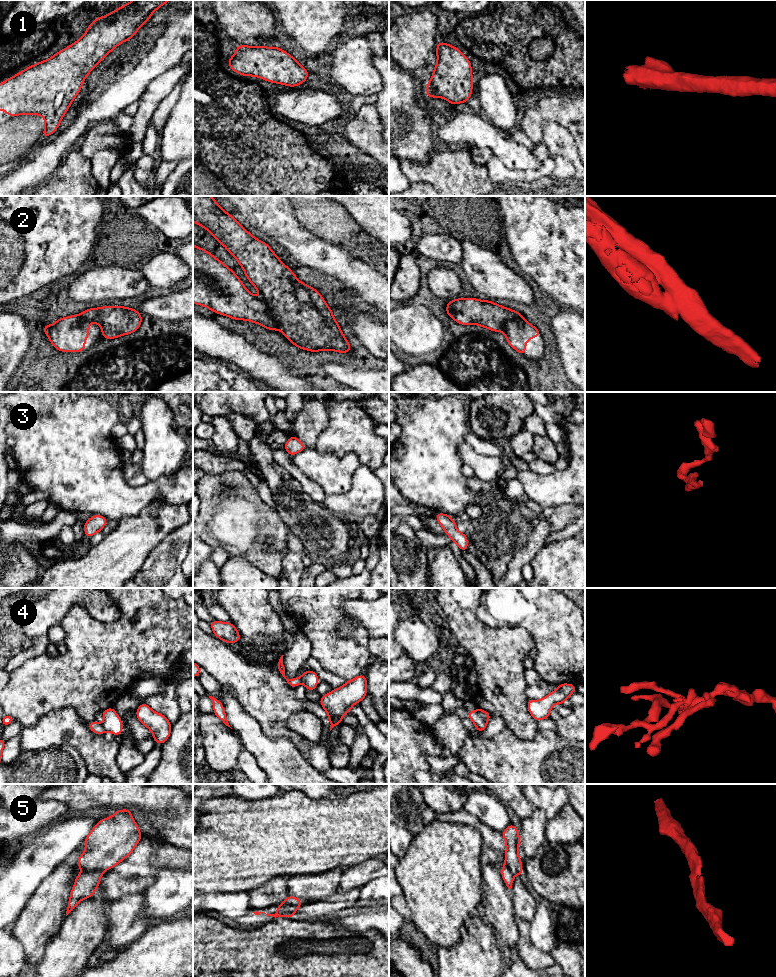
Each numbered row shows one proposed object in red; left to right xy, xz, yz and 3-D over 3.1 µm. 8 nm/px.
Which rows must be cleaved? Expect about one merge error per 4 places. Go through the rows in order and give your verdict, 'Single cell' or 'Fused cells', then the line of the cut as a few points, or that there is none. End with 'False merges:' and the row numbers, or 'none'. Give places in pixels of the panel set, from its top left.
1: Single cell. No split
2: Fused cells. Split along xz (261, 297), (277, 323), (278, 329)
3: Single cell. No split
4: Fused cells. Split along xy (101, 725), (104, 730)
5: Single cell. No split
False merges: 2, 4

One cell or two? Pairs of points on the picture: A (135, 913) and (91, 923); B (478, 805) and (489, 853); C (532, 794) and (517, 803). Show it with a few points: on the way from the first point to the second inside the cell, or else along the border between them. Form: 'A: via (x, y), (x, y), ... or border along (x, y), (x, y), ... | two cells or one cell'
A: border along (112, 902), (106, 912), (107, 933), (103, 942) | two cells
B: border along (463, 809), (500, 833) | two cells
C: border along (523, 794), (535, 806) | two cells

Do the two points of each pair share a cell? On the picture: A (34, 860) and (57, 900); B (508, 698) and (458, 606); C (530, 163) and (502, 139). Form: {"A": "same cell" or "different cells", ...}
{"A": "different cells", "B": "same cell", "C": "same cell"}

